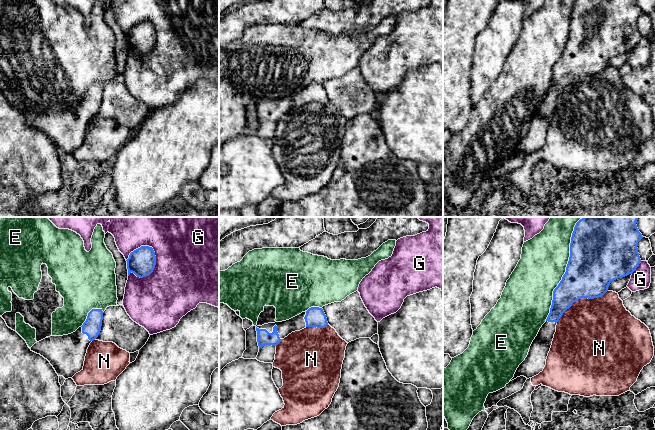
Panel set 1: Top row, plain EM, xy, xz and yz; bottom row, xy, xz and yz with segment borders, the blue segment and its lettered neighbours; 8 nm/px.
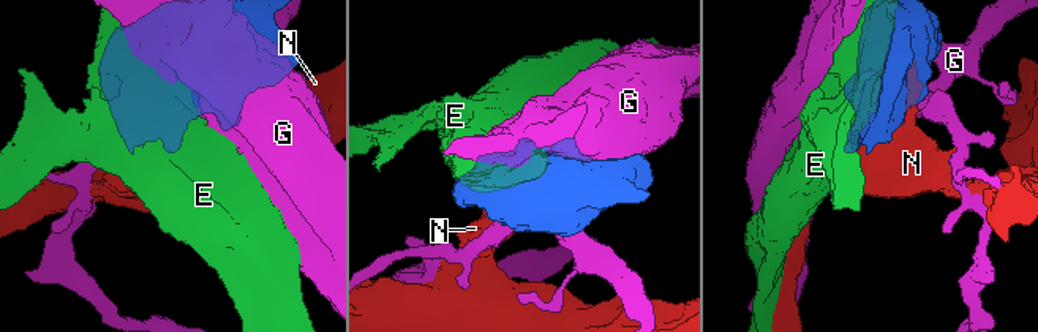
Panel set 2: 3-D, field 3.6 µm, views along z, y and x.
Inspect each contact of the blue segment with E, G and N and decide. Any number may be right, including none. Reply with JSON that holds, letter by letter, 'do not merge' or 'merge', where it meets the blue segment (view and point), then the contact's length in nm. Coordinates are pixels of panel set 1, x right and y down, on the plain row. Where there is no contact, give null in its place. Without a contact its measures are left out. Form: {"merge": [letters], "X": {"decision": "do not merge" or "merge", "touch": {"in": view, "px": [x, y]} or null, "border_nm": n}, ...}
{"merge": [], "E": {"decision": "do not merge", "touch": {"in": "yz", "px": [565, 48]}, "border_nm": 800}, "G": {"decision": "do not merge", "touch": {"in": "xy", "px": [152, 47]}, "border_nm": 320}, "N": {"decision": "do not merge", "touch": {"in": "yz", "px": [580, 74]}, "border_nm": 480}}

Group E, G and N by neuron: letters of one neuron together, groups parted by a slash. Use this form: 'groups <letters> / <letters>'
groups E / G / N

